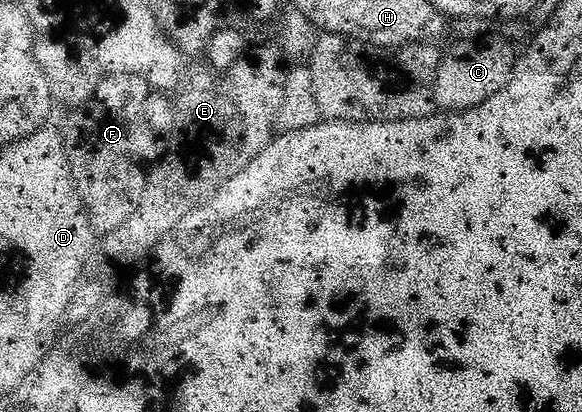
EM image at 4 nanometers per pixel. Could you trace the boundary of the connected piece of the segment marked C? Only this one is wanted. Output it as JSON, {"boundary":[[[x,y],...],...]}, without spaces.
{"boundary":[[[487,35],[476,41],[458,41],[455,49],[443,56],[440,71],[436,71],[434,76],[435,106],[442,111],[467,109],[476,107],[476,103],[484,103],[488,95],[496,95],[496,91],[500,91],[514,73],[516,49],[510,45],[513,44],[501,35]]]}

